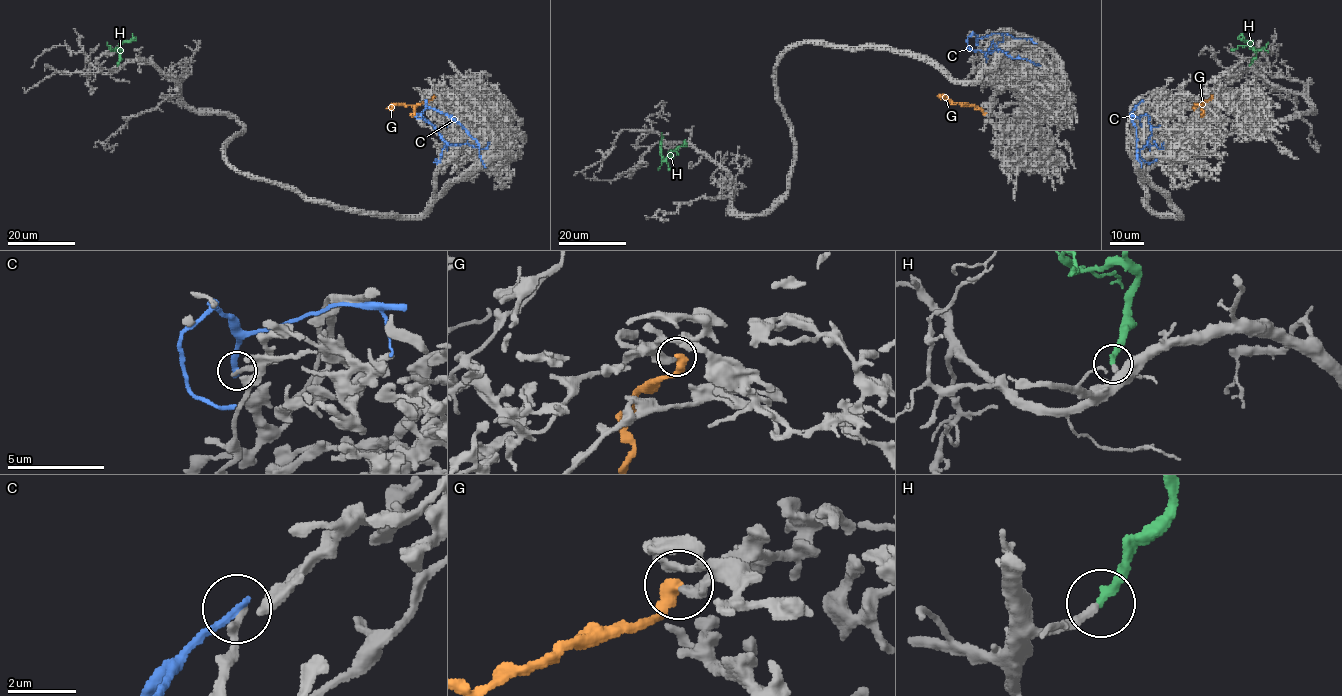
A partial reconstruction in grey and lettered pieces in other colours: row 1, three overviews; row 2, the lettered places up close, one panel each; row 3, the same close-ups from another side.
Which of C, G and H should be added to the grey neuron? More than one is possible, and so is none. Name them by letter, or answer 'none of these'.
H

